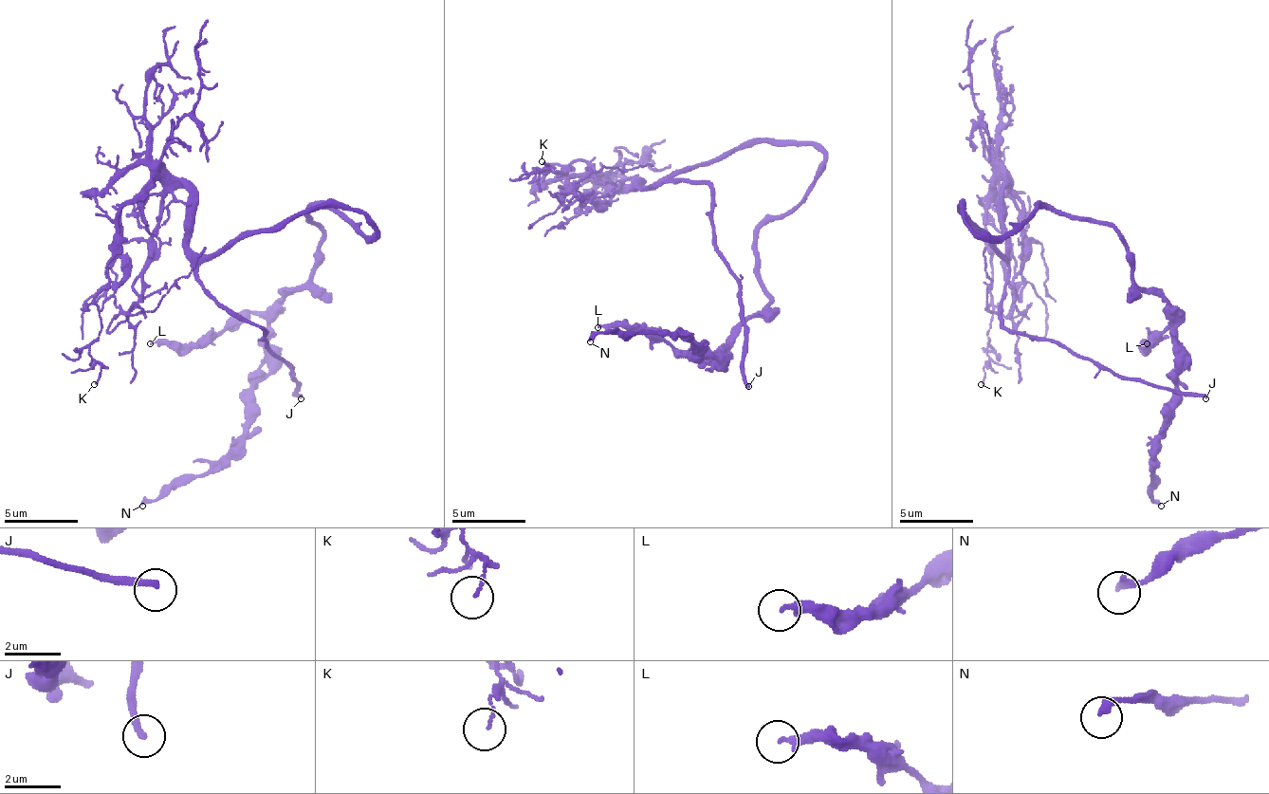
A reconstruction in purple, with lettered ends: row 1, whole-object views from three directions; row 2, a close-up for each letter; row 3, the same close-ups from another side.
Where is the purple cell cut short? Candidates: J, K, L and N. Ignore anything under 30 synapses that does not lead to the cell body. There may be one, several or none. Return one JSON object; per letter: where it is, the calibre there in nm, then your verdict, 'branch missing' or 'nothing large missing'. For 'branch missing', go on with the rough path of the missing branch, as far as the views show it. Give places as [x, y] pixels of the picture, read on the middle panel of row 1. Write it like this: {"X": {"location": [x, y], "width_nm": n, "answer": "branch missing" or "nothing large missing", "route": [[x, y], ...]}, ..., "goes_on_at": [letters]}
{"J": {"location": [748, 386], "width_nm": 240, "answer": "branch missing"}, "K": {"location": [542, 161], "width_nm": 100, "answer": "nothing large missing"}, "L": {"location": [597, 327], "width_nm": 280, "answer": "nothing large missing"}, "N": {"location": [590, 341], "width_nm": 260, "answer": "nothing large missing"}, "goes_on_at": ["J"]}

